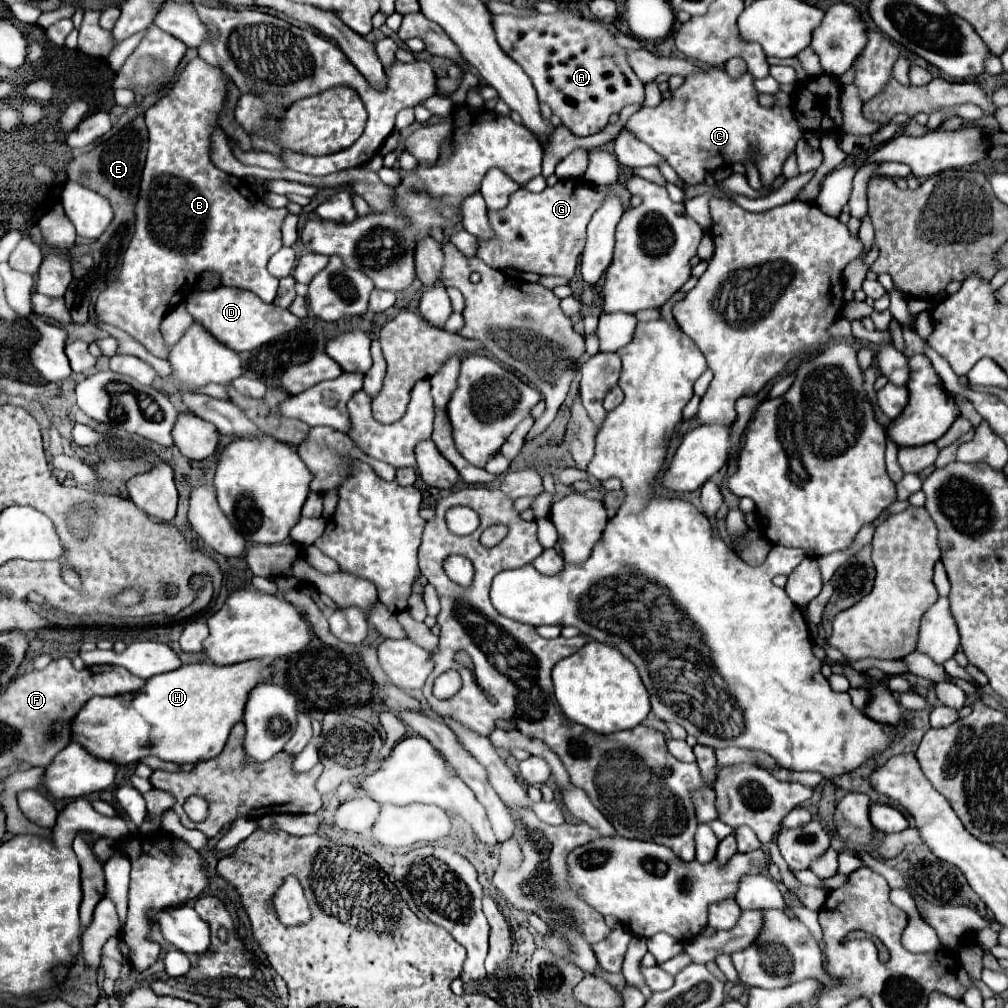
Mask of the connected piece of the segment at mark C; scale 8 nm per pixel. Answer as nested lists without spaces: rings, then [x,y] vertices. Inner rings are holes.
[[[702,67],[698,73],[686,77],[684,85],[672,91],[672,99],[664,99],[656,107],[638,109],[624,127],[630,127],[638,139],[648,143],[658,155],[662,155],[672,169],[684,179],[688,185],[704,183],[706,175],[724,165],[736,163],[752,163],[760,171],[760,181],[770,185],[776,177],[782,175],[784,161],[794,153],[798,139],[802,137],[802,129],[798,127],[796,115],[790,107],[762,107],[758,103],[758,91],[754,89],[754,77],[746,71],[738,79],[730,77],[724,67]]]

